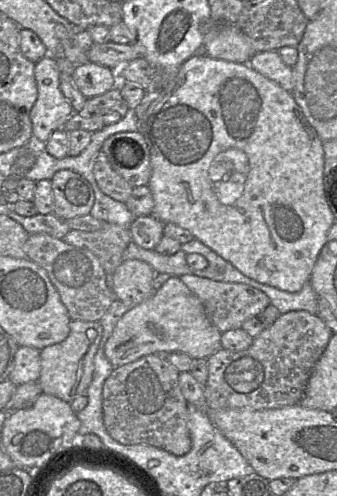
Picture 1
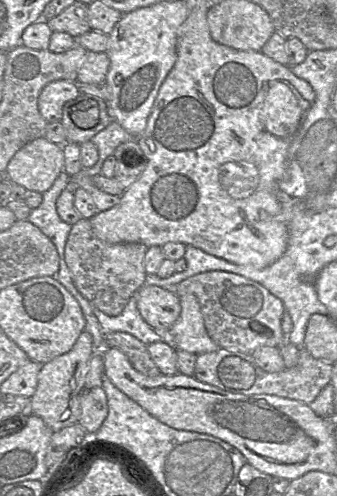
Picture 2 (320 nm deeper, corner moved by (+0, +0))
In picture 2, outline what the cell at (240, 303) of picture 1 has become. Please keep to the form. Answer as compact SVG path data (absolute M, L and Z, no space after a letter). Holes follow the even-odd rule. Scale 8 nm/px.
M207 271L196 274L177 285L178 296L193 294L197 297L209 336L218 345L230 351L251 354L262 346L281 347L286 335L281 328L281 317L285 311L283 302L258 282L225 271Z

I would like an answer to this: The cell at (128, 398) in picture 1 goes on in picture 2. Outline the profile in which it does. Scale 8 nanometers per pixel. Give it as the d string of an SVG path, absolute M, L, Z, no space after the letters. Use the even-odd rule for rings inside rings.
M107 333L105 334L105 347L117 348L122 351L132 366L143 375L153 377L161 374L148 352L147 345L131 334Z

